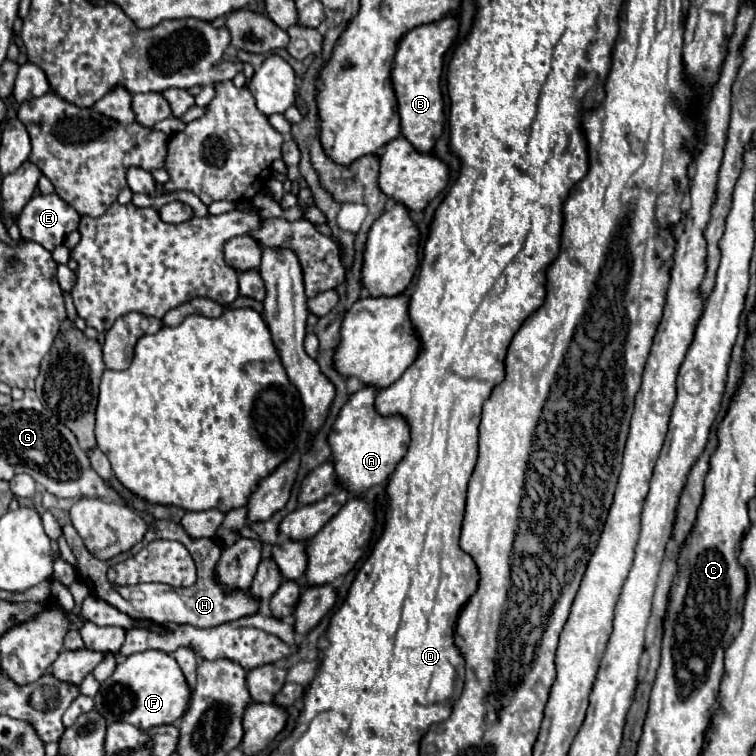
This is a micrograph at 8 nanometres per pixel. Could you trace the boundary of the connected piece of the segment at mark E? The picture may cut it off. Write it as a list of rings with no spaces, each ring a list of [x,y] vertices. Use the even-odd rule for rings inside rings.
[[[37,194],[19,214],[17,226],[23,240],[37,242],[45,250],[53,252],[63,244],[67,234],[77,230],[79,214],[57,194]]]

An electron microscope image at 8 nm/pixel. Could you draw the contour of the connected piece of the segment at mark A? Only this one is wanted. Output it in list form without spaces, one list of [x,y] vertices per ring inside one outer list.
[[[371,384],[351,394],[329,434],[329,446],[335,456],[333,462],[337,478],[349,492],[355,494],[365,494],[369,488],[383,484],[409,448],[407,420],[401,414],[381,416],[375,408],[375,396],[377,388]]]

